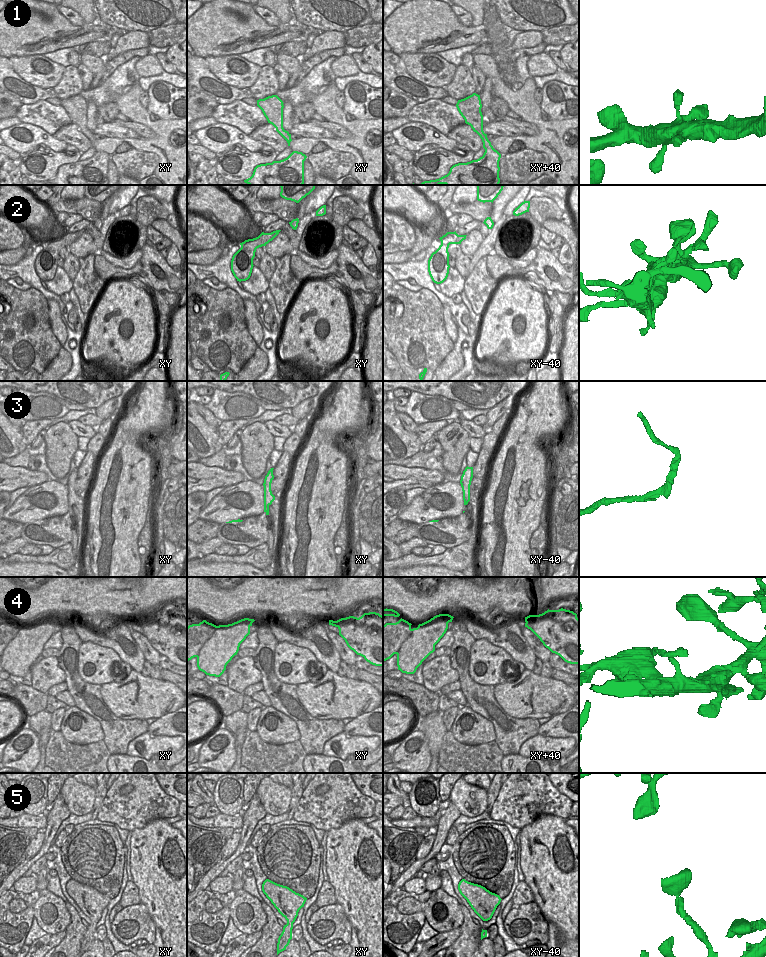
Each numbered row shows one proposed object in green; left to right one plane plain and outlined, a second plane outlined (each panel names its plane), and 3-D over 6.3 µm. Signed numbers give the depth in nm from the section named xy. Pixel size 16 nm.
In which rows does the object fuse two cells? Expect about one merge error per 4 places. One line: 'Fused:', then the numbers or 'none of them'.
Fused: 2, 3, 4

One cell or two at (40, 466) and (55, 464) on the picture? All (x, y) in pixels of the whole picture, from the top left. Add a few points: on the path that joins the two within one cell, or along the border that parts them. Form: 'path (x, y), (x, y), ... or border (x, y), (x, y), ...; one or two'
border (43, 442), (48, 469), (56, 477), (62, 479); two

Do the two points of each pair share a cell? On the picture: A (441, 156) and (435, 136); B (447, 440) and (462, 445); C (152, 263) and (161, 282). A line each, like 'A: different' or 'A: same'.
A: different
B: same
C: same

